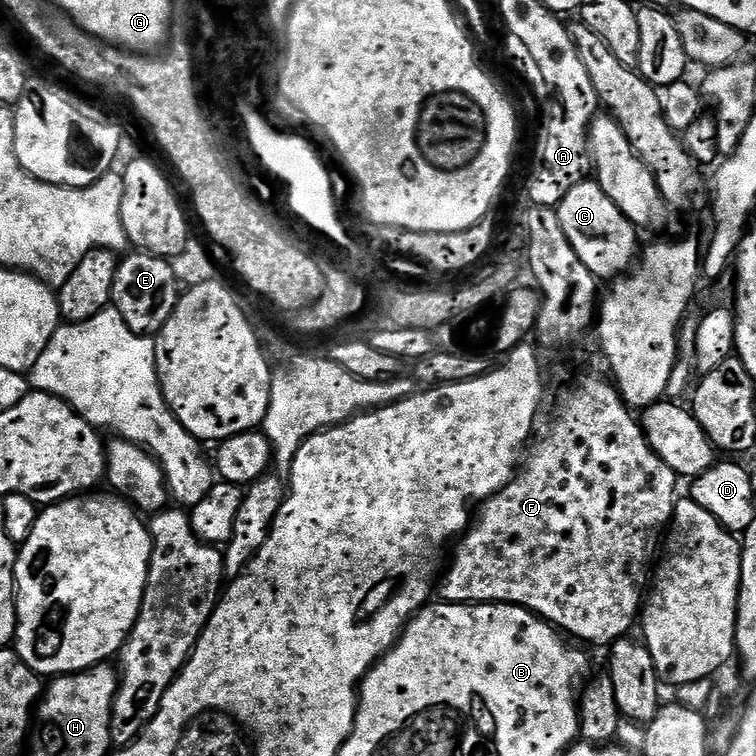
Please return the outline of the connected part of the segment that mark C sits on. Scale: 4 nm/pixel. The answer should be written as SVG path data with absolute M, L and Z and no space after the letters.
M585 178L581 184L574 186L555 210L558 222L562 222L562 231L566 238L570 238L570 246L574 246L574 254L582 258L586 270L593 272L597 281L615 281L633 267L638 256L638 229L629 222L626 214L622 214L622 210L618 210L618 206L614 206L614 202L610 202L610 198L606 198L606 190L602 190L595 179Z

